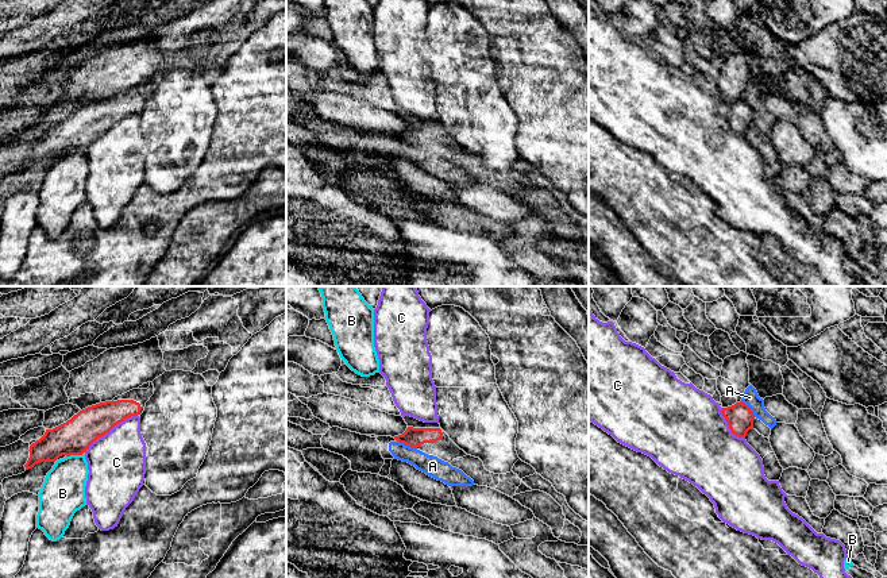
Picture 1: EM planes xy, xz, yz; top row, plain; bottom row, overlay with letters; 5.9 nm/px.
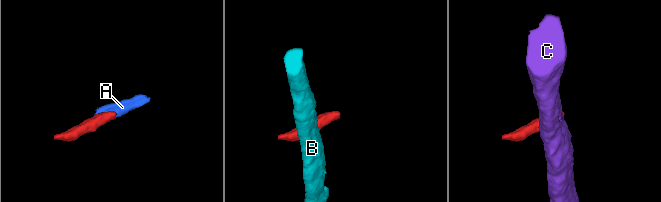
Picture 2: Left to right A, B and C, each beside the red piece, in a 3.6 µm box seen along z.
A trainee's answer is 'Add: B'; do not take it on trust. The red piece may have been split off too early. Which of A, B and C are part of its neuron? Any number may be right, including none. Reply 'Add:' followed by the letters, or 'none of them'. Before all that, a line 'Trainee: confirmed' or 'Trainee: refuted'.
Trainee: refuted
Add: none of them

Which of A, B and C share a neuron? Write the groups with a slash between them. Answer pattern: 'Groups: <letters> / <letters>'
Groups: A / B / C

